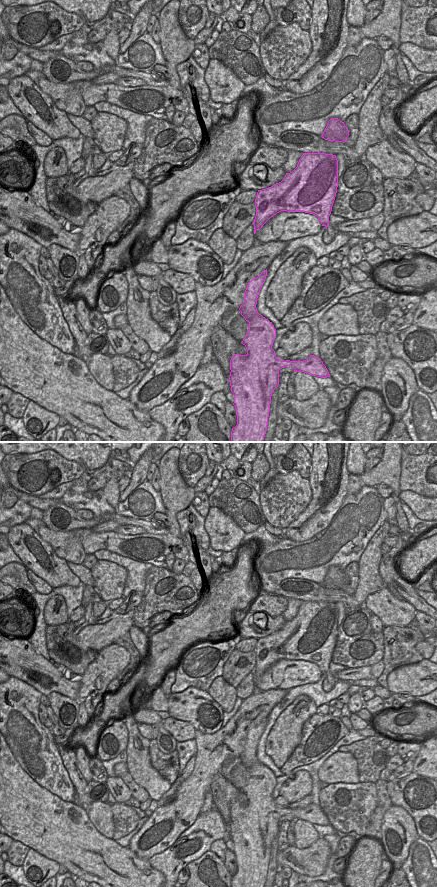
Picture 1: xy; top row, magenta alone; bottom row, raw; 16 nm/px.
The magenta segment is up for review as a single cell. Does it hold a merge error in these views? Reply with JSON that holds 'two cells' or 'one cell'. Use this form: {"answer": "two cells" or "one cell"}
{"answer": "one cell"}

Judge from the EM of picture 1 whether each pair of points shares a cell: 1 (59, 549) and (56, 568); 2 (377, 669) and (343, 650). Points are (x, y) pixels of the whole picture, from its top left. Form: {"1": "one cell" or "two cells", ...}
{"1": "two cells", "2": "two cells"}

